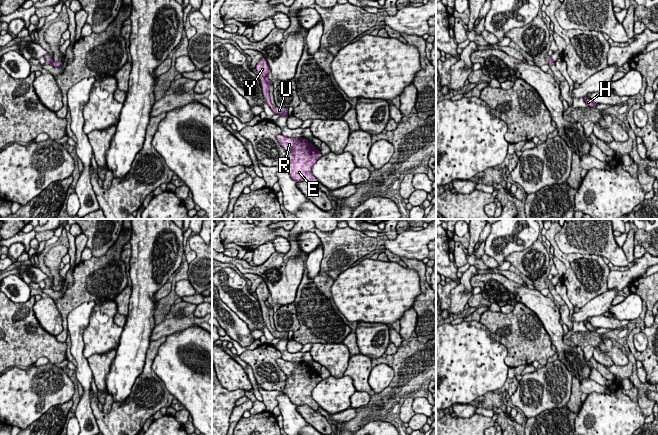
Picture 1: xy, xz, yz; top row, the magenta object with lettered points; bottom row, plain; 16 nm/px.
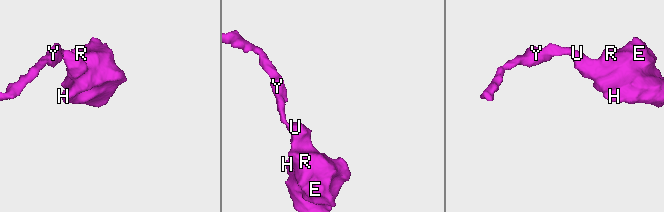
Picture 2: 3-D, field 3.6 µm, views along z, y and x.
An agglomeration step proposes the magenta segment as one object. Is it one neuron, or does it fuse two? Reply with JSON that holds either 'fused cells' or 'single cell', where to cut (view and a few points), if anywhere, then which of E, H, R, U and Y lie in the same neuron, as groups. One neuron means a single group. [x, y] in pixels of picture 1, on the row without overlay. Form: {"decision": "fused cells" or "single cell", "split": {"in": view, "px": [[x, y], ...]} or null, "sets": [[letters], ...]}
{"decision": "single cell", "split": null, "sets": [["E", "H", "R", "U", "Y"]]}

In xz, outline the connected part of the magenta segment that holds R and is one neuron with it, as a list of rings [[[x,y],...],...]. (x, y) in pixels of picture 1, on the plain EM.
[[[280,358],[276,363],[287,376],[283,392],[290,401],[296,406],[308,405],[318,411],[319,405],[312,398],[312,390],[322,381],[320,374],[303,361],[290,362]]]

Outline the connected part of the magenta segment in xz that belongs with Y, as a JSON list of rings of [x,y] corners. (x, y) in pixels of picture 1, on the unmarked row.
[[[264,281],[259,284],[255,293],[257,294],[257,299],[260,303],[262,317],[263,317],[263,320],[265,321],[266,328],[272,332],[272,335],[276,339],[289,341],[287,332],[279,332],[271,328],[269,316],[270,316],[270,309],[272,308],[272,306],[271,304],[268,303],[268,298],[271,296],[271,294]]]

